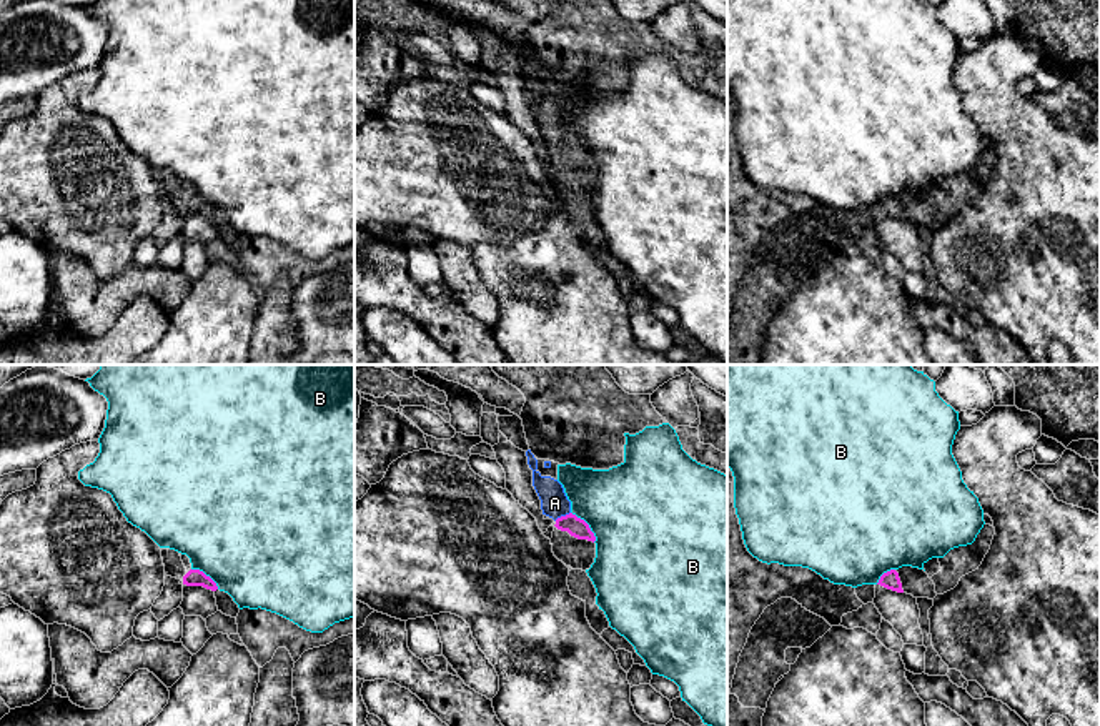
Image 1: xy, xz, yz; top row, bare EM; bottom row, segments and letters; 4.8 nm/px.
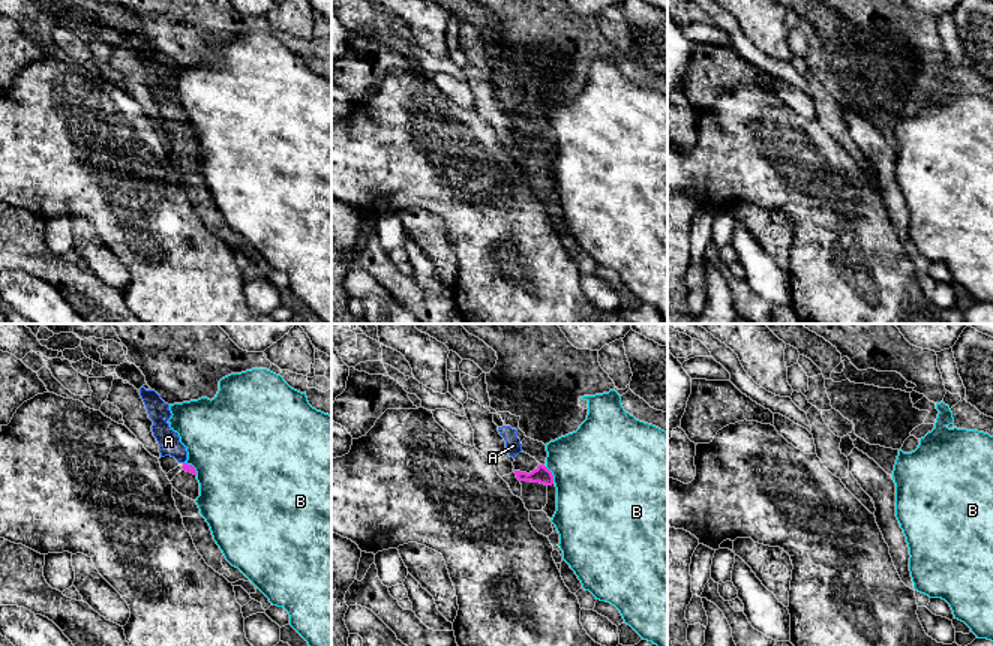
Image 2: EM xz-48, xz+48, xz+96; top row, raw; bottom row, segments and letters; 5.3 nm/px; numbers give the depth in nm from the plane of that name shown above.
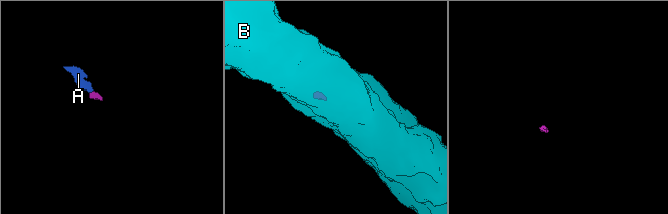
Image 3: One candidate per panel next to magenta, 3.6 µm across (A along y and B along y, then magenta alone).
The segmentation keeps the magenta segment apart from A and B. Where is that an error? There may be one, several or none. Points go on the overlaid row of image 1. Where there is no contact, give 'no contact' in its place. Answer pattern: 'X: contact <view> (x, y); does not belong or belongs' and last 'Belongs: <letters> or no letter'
A: contact xz (561, 517); belongs
B: contact xz (588, 525); does not belong
Belongs: A

